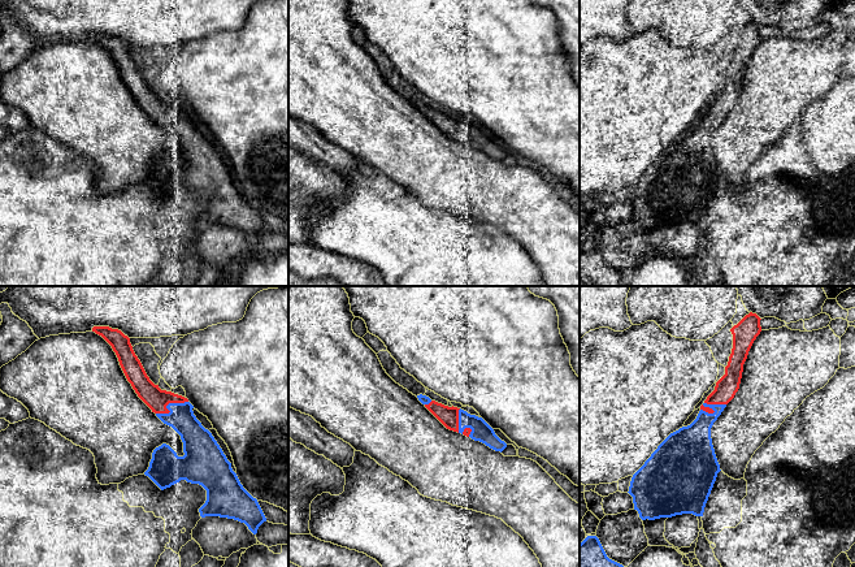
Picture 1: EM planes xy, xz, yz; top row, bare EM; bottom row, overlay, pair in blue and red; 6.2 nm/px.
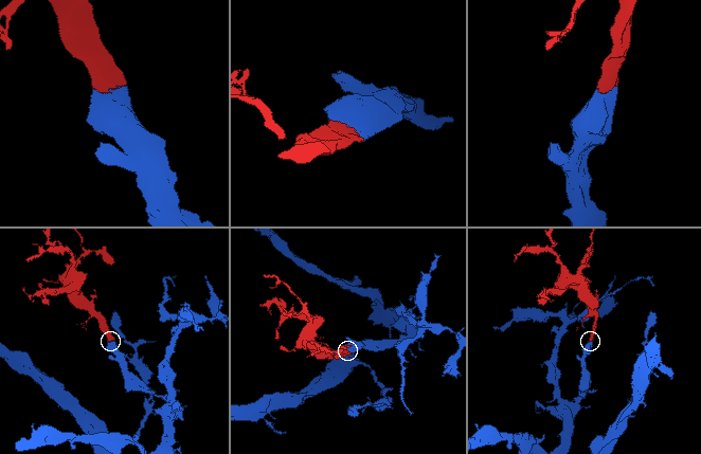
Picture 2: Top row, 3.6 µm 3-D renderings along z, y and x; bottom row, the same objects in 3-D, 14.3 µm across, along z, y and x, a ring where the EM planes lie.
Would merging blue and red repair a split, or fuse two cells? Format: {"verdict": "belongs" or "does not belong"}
{"verdict": "belongs"}

